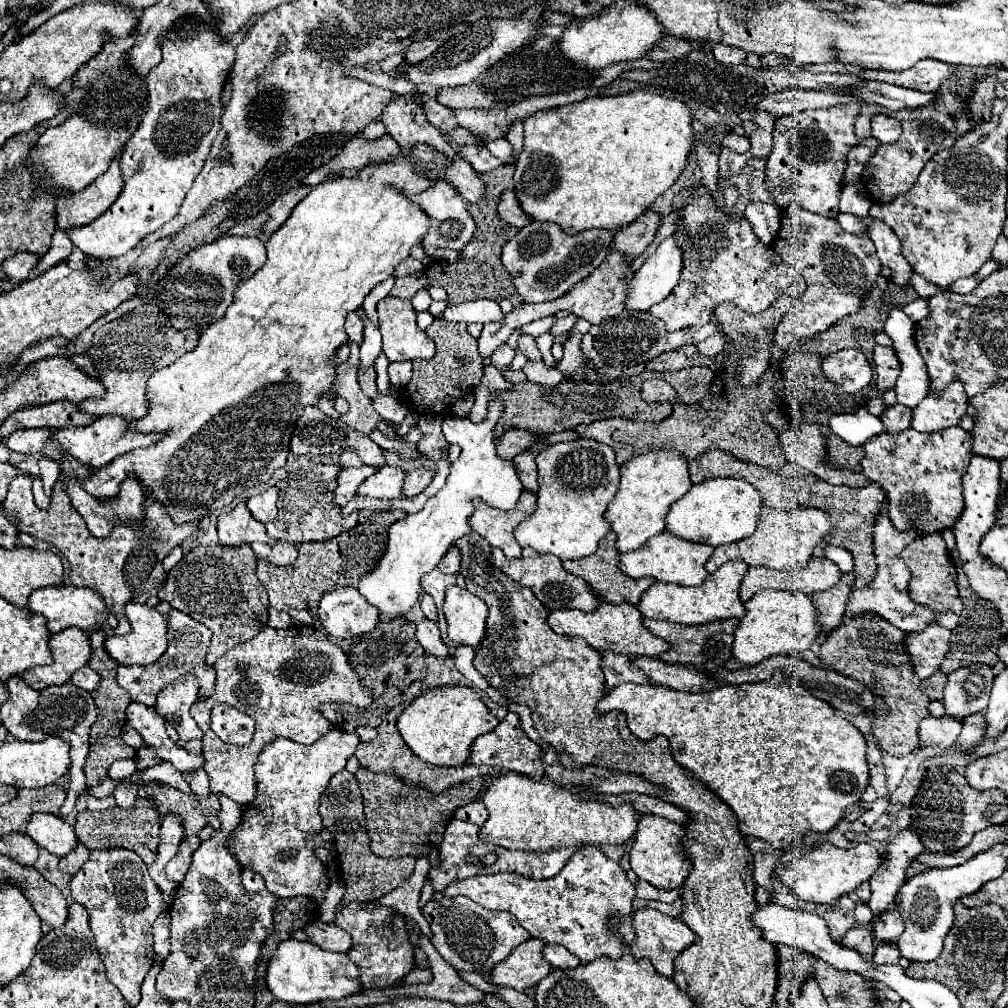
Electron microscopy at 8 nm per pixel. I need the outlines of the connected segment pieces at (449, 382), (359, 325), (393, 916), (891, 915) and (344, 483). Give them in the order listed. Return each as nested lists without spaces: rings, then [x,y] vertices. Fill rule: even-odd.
[[[435,319],[427,327],[426,333],[435,342],[435,357],[429,361],[413,361],[413,379],[399,397],[419,413],[427,411],[429,407],[435,413],[447,415],[455,401],[471,395],[483,375],[483,363],[477,353],[477,339],[467,333],[467,323],[451,323],[445,319]],[[459,359],[467,359],[469,363],[461,365]]]
[[[351,311],[347,315],[347,321],[345,321],[345,331],[347,331],[349,339],[361,343],[363,341],[363,327],[365,327],[363,325],[363,317],[357,311]]]
[[[339,903],[333,925],[339,925],[353,939],[347,957],[359,967],[359,981],[365,989],[385,989],[395,985],[415,967],[415,947],[409,939],[403,915],[395,907],[373,905],[373,903]]]
[[[889,909],[881,917],[873,921],[875,927],[875,941],[877,943],[897,943],[899,935],[903,933],[903,921],[899,917],[899,909]]]
[[[361,465],[361,467],[345,467],[341,469],[339,477],[337,477],[337,489],[335,489],[335,503],[339,503],[339,507],[347,505],[355,495],[359,485],[371,477],[377,469],[369,467],[369,465]]]

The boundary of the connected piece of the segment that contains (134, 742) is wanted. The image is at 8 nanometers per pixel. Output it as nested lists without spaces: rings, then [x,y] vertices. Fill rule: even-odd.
[[[125,725],[121,737],[123,737],[123,741],[125,741],[127,745],[131,745],[131,747],[141,747],[141,745],[143,745],[143,739],[139,737],[139,733],[137,733],[131,725]]]

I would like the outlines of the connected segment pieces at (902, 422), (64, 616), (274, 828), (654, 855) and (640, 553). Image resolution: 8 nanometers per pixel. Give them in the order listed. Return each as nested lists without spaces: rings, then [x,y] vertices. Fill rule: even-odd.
[[[895,403],[891,407],[885,409],[883,413],[883,423],[885,423],[885,431],[889,433],[897,433],[897,431],[903,431],[907,427],[911,427],[911,409],[901,405],[901,403]]]
[[[63,585],[63,587],[41,587],[31,593],[27,609],[31,613],[41,613],[47,619],[47,629],[51,633],[59,633],[67,627],[79,627],[85,631],[97,631],[101,629],[109,619],[111,613],[103,605],[103,599],[87,587],[73,587],[73,585]]]
[[[331,729],[313,745],[301,745],[287,737],[277,737],[257,755],[257,797],[243,807],[239,825],[229,833],[227,849],[237,857],[241,869],[251,869],[265,879],[269,893],[277,897],[305,895],[323,903],[329,889],[329,877],[323,861],[315,855],[319,845],[313,841],[323,829],[319,799],[329,779],[345,769],[357,743],[359,737],[355,733]]]
[[[641,815],[639,823],[637,823],[635,843],[629,851],[631,869],[635,871],[635,875],[639,879],[651,883],[657,889],[669,891],[675,887],[683,887],[683,881],[691,873],[691,859],[685,857],[683,841],[685,841],[683,825],[677,825],[677,823],[657,817],[657,815]]]
[[[663,531],[655,535],[651,541],[647,541],[643,547],[631,553],[621,553],[619,557],[619,569],[633,577],[655,577],[657,581],[667,581],[667,583],[679,583],[679,585],[689,585],[689,587],[699,587],[707,577],[705,563],[713,555],[711,545],[701,545],[695,541],[683,541],[681,537],[673,537],[673,533]]]

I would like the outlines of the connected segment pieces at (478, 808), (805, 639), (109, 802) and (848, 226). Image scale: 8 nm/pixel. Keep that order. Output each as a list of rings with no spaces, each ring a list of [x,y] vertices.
[[[475,799],[475,801],[459,807],[455,811],[455,817],[463,819],[463,821],[471,821],[475,825],[483,825],[487,821],[487,809],[485,809],[485,805],[483,805],[481,799]]]
[[[759,591],[747,603],[747,615],[735,629],[733,657],[745,665],[757,665],[767,657],[811,649],[823,633],[819,611],[809,595],[799,591]]]
[[[89,797],[87,799],[87,809],[91,811],[103,811],[107,807],[113,807],[115,805],[115,799],[113,797],[107,797],[107,799],[95,799],[95,797]]]
[[[841,213],[839,215],[839,225],[845,229],[845,231],[867,231],[865,225],[861,223],[859,217],[853,217],[849,213]]]

